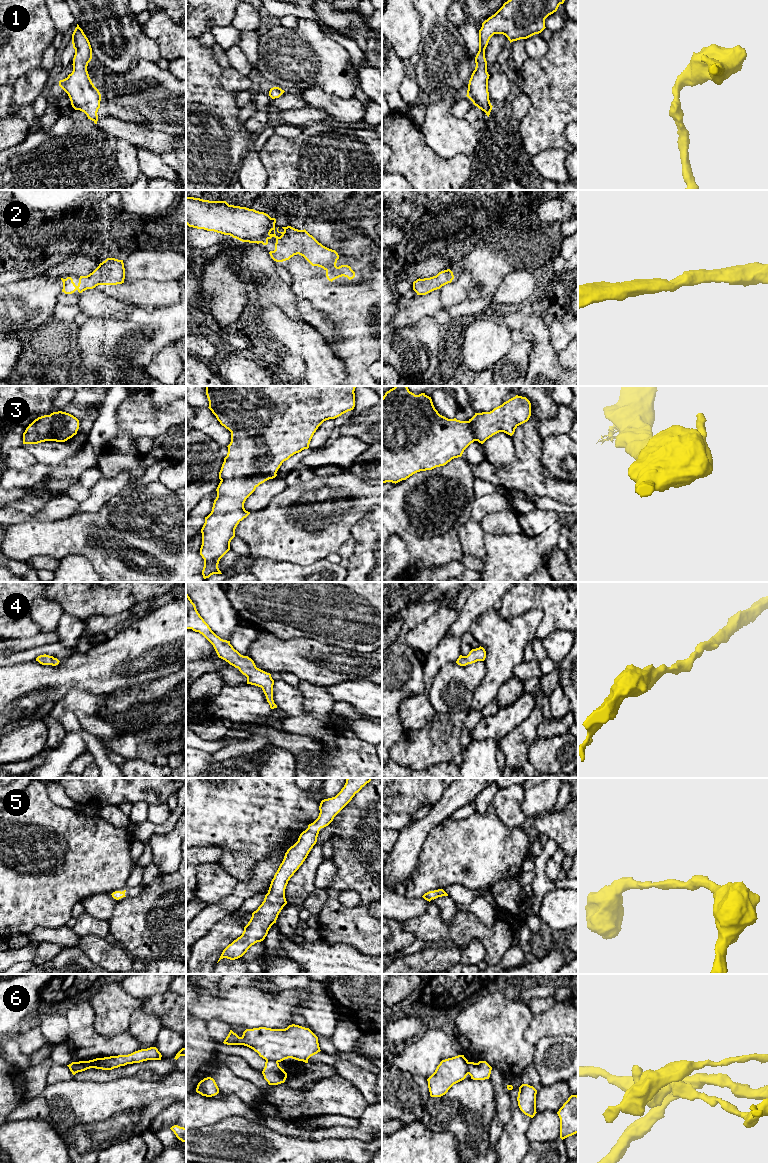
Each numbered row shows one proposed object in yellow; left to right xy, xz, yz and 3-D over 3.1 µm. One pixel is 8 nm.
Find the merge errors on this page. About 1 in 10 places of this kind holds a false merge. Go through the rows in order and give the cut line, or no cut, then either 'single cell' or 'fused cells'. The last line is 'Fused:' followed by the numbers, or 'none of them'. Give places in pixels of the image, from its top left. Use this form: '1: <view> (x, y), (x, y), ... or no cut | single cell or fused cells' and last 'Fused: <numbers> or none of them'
1: no cut | single cell
2: no cut | single cell
3: no cut | single cell
4: no cut | single cell
5: no cut | single cell
6: xz (266, 1060), (275, 1060), (277, 1062) | fused cells
Fused: 6

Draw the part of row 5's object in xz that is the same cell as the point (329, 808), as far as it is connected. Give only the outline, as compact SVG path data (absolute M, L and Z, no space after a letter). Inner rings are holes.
M347 778L341 791L332 798L324 799L319 806L319 816L303 831L298 841L285 853L274 878L271 881L264 901L256 911L240 937L229 944L222 952L218 962L227 958L235 960L242 957L257 942L265 939L271 926L276 923L279 913L287 904L285 889L290 878L299 869L317 842L321 828L328 826L334 817L352 800L372 778ZM217 962L217 963L218 963Z

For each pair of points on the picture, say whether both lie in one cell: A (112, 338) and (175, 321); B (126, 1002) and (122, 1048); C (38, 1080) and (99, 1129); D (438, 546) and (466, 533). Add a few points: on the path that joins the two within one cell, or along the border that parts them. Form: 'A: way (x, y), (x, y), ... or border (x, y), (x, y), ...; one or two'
A: way (128, 328), (139, 325), (159, 325); one
B: border (127, 1030), (111, 1036), (101, 1035); two
C: border (48, 1084), (36, 1096), (25, 1099); two
D: border (470, 518), (458, 532), (463, 554); two

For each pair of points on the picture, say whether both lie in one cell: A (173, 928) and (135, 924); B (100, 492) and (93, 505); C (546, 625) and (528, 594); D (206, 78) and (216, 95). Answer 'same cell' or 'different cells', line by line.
A: same cell
B: same cell
C: same cell
D: same cell

